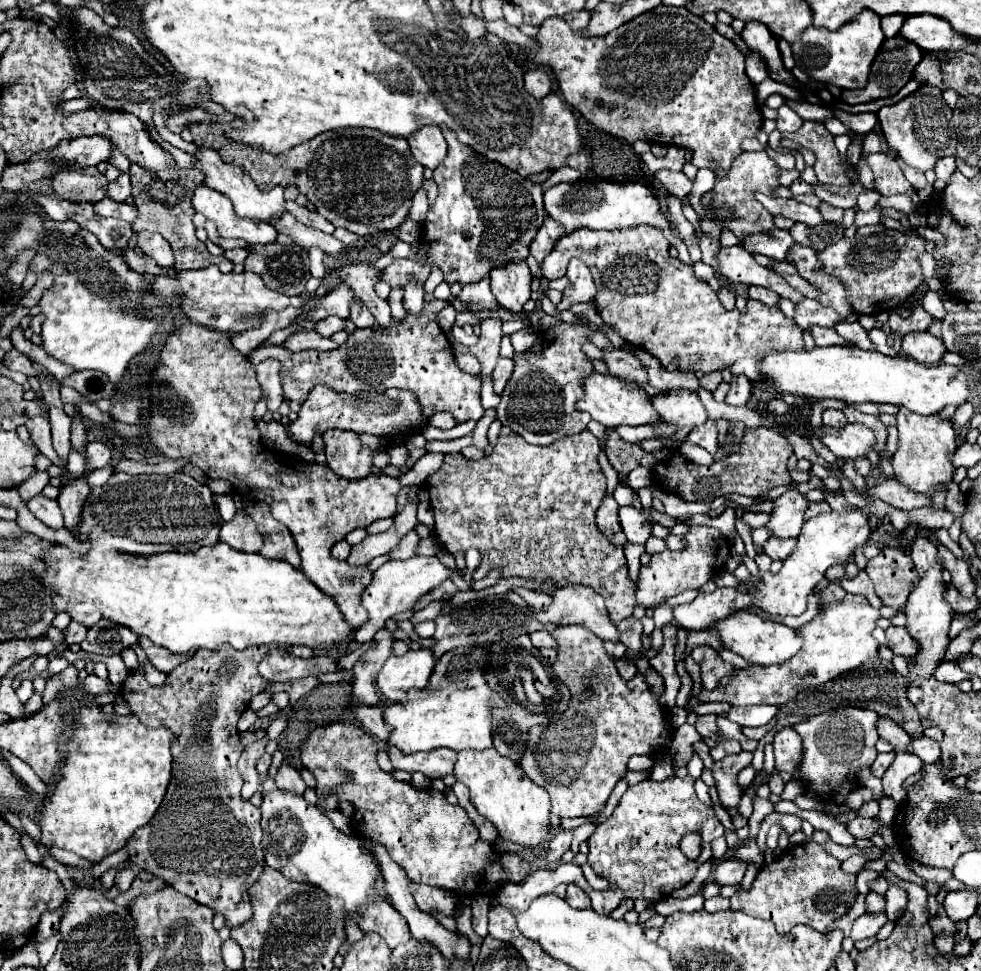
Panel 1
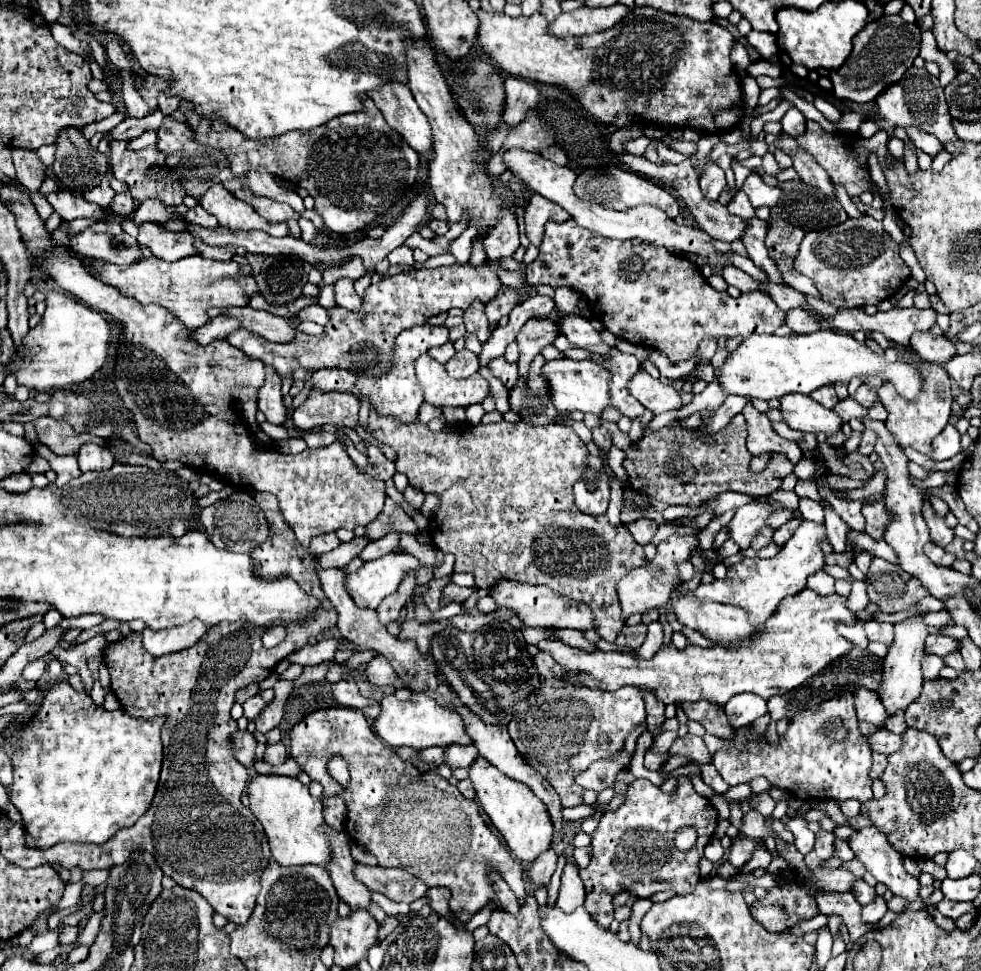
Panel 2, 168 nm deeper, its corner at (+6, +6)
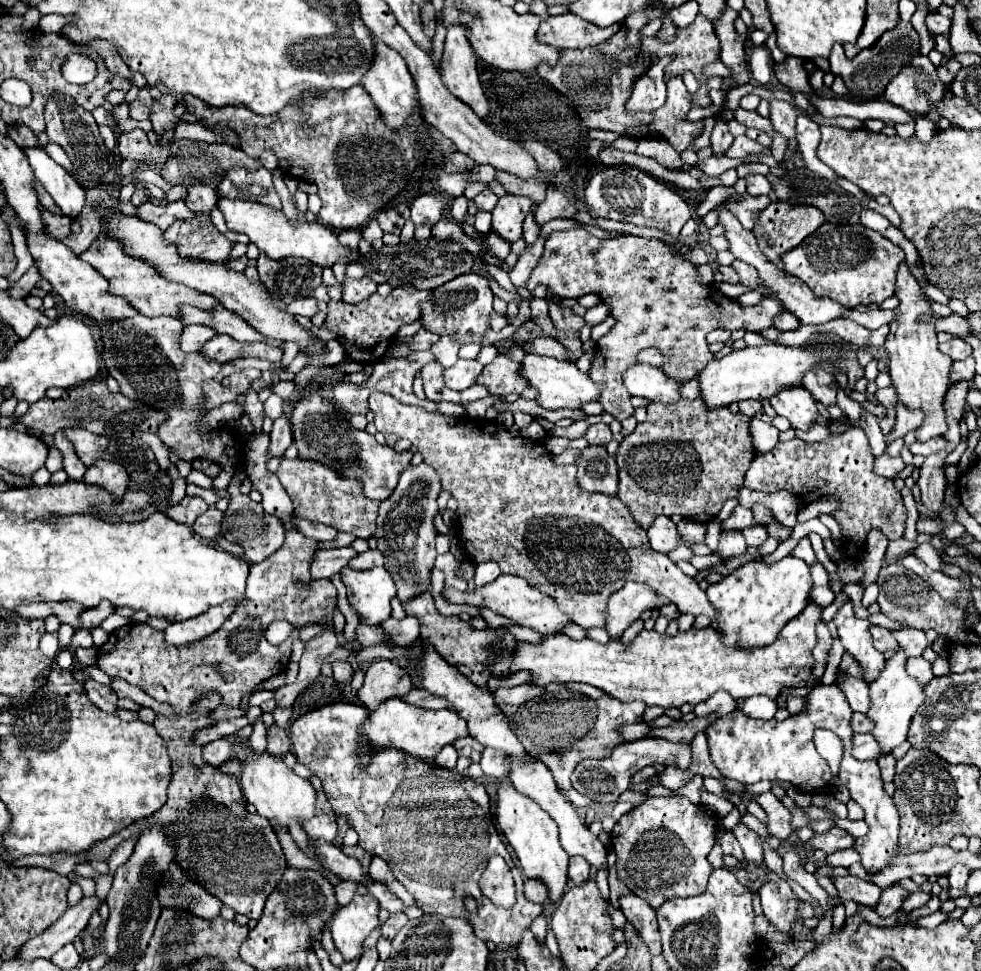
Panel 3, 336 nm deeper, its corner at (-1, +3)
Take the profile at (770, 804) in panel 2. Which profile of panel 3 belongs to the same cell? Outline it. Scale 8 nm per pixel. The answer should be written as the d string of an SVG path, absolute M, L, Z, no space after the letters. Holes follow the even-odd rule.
M833 828L825 834L813 836L809 843L813 844L813 848L821 848L825 854L831 854L831 852L837 852L841 848L851 848L855 844L855 838L841 828Z

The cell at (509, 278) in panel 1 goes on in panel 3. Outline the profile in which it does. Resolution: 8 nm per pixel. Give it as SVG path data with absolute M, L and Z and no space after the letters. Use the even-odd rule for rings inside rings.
M505 194L499 198L493 210L493 230L497 236L505 238L507 242L517 242L521 238L521 226L525 216L533 210L533 200L527 196Z

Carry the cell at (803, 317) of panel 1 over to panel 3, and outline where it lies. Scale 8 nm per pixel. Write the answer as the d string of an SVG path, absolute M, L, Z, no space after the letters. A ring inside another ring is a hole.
M735 260L731 266L733 266L735 272L739 274L739 282L741 282L741 284L749 286L751 290L761 292L763 296L769 296L769 292L767 292L765 288L761 288L761 284L759 284L759 276L757 276L757 270L755 270L753 266L749 266L749 264L741 262L741 260Z

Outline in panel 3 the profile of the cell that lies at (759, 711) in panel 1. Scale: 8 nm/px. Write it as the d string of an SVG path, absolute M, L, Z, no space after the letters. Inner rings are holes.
M751 696L751 698L747 698L743 702L743 706L739 706L739 710L743 710L751 718L771 720L775 716L777 702L771 700L771 698L767 698L767 696Z

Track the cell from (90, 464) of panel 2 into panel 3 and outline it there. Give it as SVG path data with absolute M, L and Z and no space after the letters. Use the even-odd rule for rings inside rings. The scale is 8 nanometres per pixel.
M101 462L101 464L95 464L93 468L89 468L85 472L85 478L83 478L85 484L95 484L95 486L101 486L103 490L107 490L111 496L113 496L113 502L121 502L125 492L129 490L131 486L131 480L129 480L129 474L125 472L125 468L117 462Z

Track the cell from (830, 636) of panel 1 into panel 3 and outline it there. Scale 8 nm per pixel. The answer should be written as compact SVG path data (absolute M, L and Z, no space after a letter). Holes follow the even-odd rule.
M807 604L805 612L801 612L797 618L789 620L789 624L783 626L777 640L763 648L751 648L751 650L733 650L721 644L719 632L711 626L695 630L689 628L687 632L679 632L677 636L661 636L655 630L641 630L631 644L609 640L607 644L599 644L593 640L571 640L563 632L547 634L543 636L541 644L529 644L517 640L517 648L513 652L513 666L509 668L511 674L519 670L531 672L529 684L549 684L549 682L585 682L591 686L601 688L609 696L631 702L631 700L643 700L647 706L683 706L683 704L699 704L707 700L713 692L725 690L735 700L745 700L755 694L765 694L769 698L777 698L779 690L783 686L809 686L813 688L817 682L813 678L813 646L817 644L815 626L821 620L821 608L817 604Z

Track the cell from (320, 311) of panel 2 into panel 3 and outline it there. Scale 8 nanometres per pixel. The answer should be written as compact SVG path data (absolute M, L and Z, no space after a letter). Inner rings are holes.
M305 298L305 300L297 300L297 302L291 302L287 306L287 312L295 314L295 316L313 316L317 312L317 300L315 298Z

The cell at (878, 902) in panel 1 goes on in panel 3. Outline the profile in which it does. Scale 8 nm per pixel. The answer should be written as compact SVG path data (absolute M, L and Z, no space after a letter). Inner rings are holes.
M835 876L833 884L837 888L837 894L841 898L841 904L853 900L855 904L873 908L879 902L881 888L877 888L873 882L867 882L857 876Z

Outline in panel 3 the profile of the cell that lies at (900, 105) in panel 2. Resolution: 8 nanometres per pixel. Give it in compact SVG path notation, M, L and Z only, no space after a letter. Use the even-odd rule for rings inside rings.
M917 54L887 84L885 100L911 114L927 114L931 110L929 104L941 100L943 92L945 86L937 80L937 68L927 56Z

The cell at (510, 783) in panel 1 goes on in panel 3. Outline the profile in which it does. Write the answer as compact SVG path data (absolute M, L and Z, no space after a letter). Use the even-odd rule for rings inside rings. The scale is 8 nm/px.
M503 782L499 786L495 808L497 808L497 814L495 814L497 816L497 826L505 834L511 848L515 850L523 874L527 878L541 880L547 886L551 904L559 902L561 894L565 892L565 888L569 884L569 876L567 876L569 856L563 852L563 848L559 844L559 832L557 832L557 824L553 822L553 818L547 816L535 800L529 800L527 796L519 794L507 782Z

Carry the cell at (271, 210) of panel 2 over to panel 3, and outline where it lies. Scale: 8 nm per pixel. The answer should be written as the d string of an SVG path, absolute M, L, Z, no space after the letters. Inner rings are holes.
M243 166L229 168L223 180L217 184L215 192L219 196L253 200L253 202L261 202L273 208L281 208L281 200L271 182L271 172L263 166L257 166L255 170L247 170Z

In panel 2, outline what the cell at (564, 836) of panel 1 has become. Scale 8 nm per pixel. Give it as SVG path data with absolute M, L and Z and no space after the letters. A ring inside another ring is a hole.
M548 849L548 851L544 851L534 863L532 863L532 867L530 867L530 871L528 871L528 877L534 881L534 883L538 883L538 885L548 885L548 881L550 881L550 877L552 877L552 873L554 873L554 869L556 869L556 853L554 853L554 849Z

